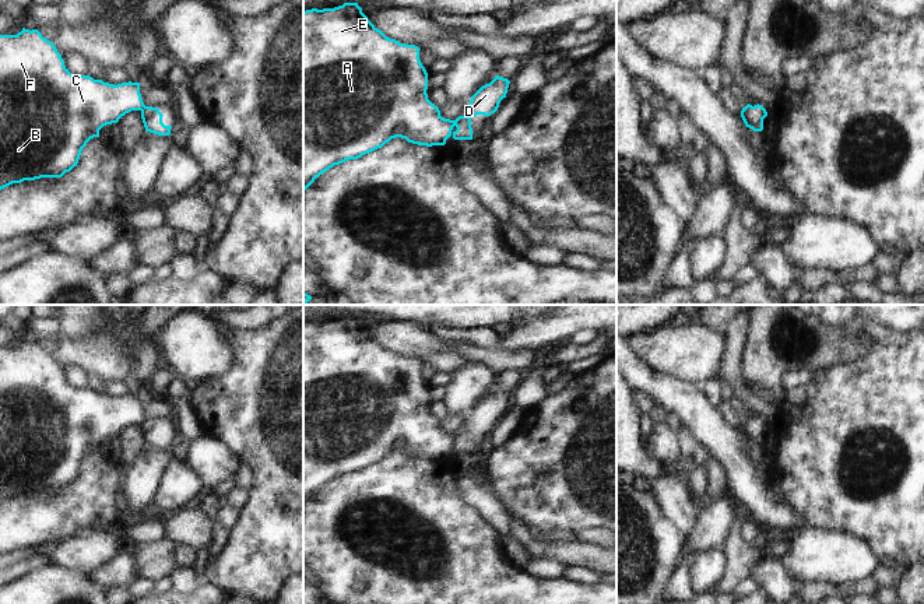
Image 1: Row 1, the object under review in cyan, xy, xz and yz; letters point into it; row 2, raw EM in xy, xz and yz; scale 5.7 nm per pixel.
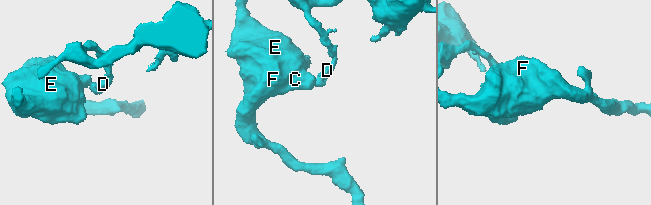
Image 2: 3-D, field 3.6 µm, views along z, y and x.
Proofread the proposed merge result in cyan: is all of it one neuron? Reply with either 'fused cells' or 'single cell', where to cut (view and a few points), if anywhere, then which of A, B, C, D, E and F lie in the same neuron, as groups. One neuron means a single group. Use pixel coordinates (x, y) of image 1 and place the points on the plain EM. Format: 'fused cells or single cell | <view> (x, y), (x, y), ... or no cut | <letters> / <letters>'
fused cells | xz (456, 434), (453, 438) | A B C E F / D

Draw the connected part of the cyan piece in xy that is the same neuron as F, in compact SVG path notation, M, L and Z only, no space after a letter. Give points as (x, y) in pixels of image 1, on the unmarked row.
M38 343L0 348L0 503L24 494L62 491L77 480L82 461L103 439L144 419L140 396L113 398L73 389Z

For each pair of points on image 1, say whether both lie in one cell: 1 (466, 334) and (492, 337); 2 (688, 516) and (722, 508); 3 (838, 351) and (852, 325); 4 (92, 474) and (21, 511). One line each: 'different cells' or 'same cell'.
1: same cell
2: different cells
3: different cells
4: same cell

